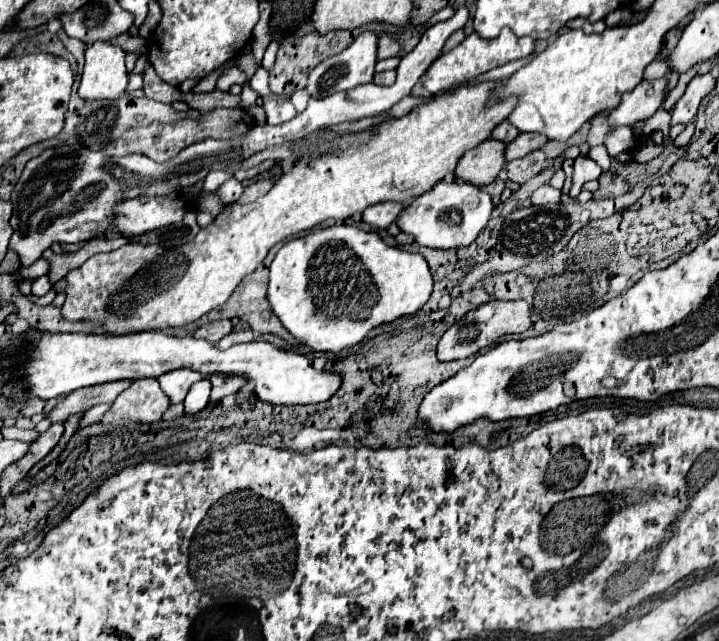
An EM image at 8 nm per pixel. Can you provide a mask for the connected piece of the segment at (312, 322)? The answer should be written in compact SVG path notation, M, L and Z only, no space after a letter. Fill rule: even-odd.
M346 224L312 230L302 238L286 242L270 264L268 300L274 314L294 338L304 342L308 348L322 352L342 352L352 348L362 342L372 328L420 310L428 302L430 294L432 274L422 254L388 246L376 232L366 232Z

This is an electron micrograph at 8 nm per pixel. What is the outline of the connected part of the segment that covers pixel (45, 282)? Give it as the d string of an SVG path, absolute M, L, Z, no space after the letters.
M42 276L42 278L34 280L34 284L32 284L32 294L34 294L34 296L44 296L44 294L50 292L50 288L52 288L52 284L50 284L48 276Z

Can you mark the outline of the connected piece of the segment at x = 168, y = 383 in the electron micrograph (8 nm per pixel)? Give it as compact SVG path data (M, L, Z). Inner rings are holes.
M178 368L178 370L170 370L166 374L162 374L158 378L162 390L166 392L166 396L170 398L172 404L178 404L178 402L184 402L190 386L198 380L202 380L204 376L196 370L188 370L188 368Z

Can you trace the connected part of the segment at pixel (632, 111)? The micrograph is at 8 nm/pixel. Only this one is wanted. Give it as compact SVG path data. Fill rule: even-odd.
M668 78L658 80L644 80L640 82L634 92L626 94L618 108L610 112L610 124L612 128L618 126L634 126L638 120L646 120L656 114L656 110L662 106L666 98Z

